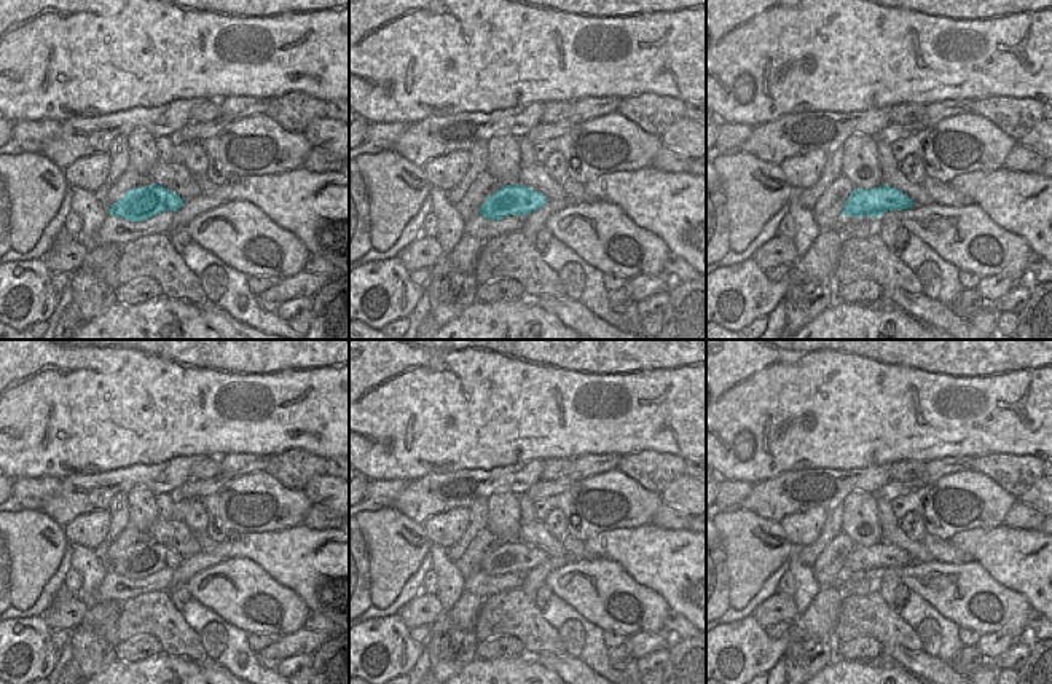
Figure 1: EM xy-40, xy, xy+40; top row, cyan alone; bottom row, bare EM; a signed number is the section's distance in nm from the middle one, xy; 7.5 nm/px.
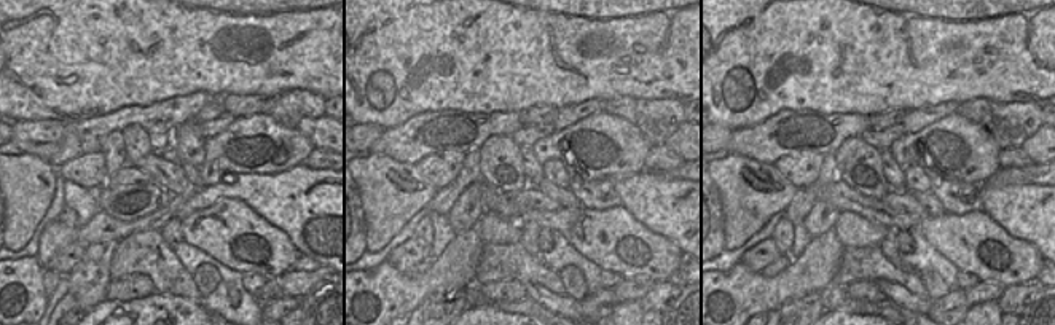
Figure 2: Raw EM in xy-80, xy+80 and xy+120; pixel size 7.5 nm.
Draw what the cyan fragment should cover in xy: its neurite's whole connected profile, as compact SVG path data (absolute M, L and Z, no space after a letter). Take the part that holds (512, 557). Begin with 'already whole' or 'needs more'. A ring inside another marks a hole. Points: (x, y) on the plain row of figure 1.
already whole; M504 542L480 563L480 572L489 577L502 577L508 572L524 574L547 558L537 547L529 547L523 542Z

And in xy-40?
already whole; M153 541L128 547L120 558L110 563L110 572L128 579L143 579L164 568L177 569L183 560L179 552Z

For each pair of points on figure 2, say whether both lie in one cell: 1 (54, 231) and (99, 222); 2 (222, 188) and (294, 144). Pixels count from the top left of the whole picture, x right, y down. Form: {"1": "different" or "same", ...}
{"1": "same", "2": "different"}

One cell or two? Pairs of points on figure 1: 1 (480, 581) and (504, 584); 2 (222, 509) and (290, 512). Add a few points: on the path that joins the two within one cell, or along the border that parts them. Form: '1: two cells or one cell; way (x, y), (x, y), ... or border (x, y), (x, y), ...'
1: one cell; way (486, 584), (498, 584)
2: one cell; way (239, 506), (273, 504)

